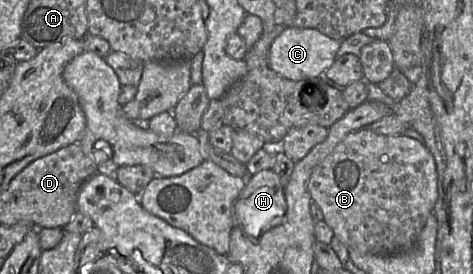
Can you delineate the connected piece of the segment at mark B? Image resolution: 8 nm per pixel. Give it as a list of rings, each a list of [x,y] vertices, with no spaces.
[[[363,127],[350,133],[341,141],[323,161],[317,164],[310,176],[308,190],[312,200],[323,213],[323,220],[328,224],[336,236],[348,249],[355,249],[370,254],[396,254],[410,250],[417,242],[418,237],[426,224],[427,218],[433,213],[438,198],[438,177],[433,155],[427,147],[418,140],[400,135],[378,134],[369,127]]]

